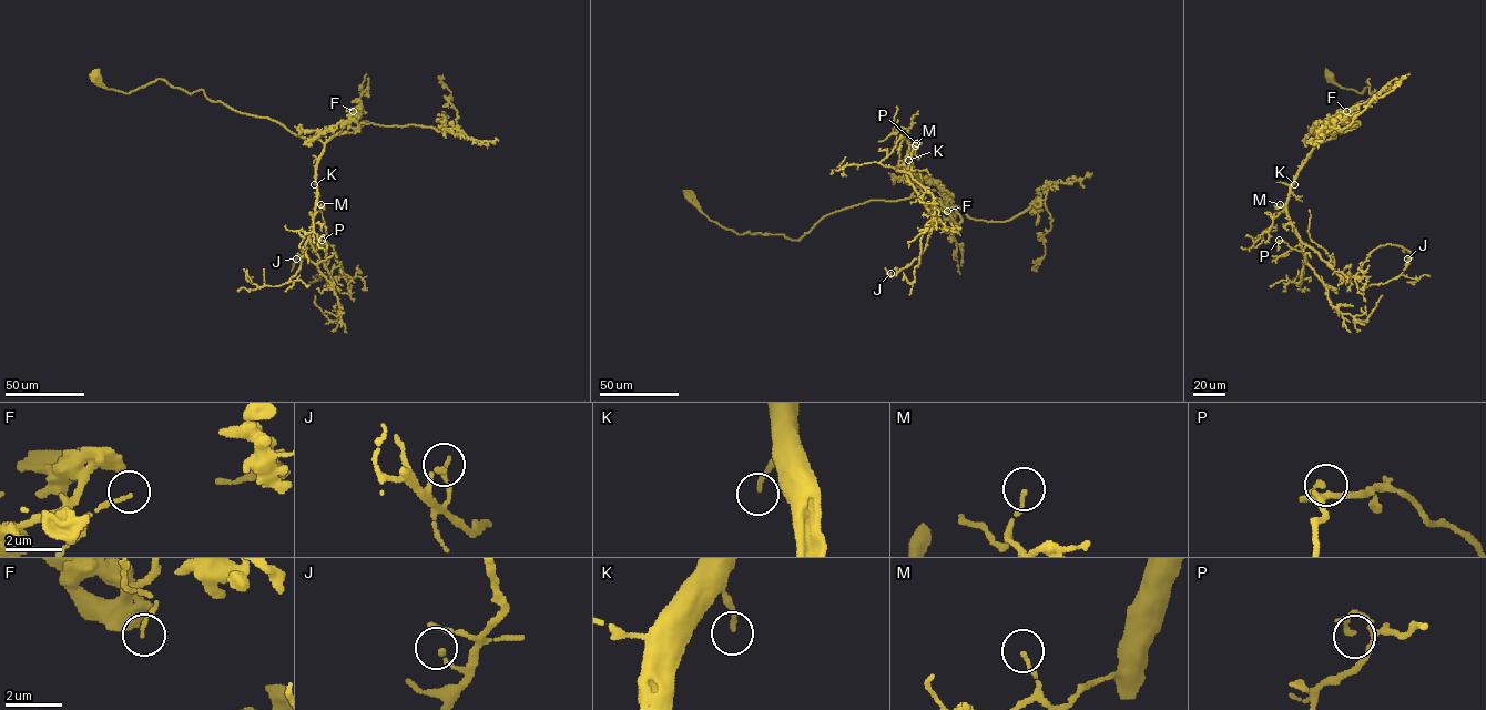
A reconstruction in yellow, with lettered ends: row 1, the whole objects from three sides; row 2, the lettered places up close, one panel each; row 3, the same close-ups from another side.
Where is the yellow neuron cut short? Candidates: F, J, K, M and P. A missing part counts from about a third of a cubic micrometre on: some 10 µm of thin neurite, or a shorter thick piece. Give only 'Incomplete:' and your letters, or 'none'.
Incomplete: K

